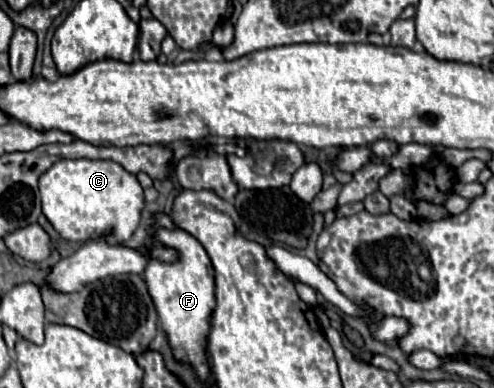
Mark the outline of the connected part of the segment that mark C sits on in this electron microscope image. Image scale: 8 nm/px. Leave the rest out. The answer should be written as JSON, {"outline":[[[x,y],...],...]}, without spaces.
{"outline":[[[61,159],[55,163],[43,177],[39,179],[39,189],[43,195],[43,213],[49,219],[49,223],[55,227],[55,231],[67,239],[67,241],[93,241],[93,237],[103,237],[111,245],[125,243],[131,239],[133,231],[137,229],[141,221],[143,211],[143,189],[137,181],[137,177],[129,171],[125,171],[115,161],[91,161],[91,159]]]}

